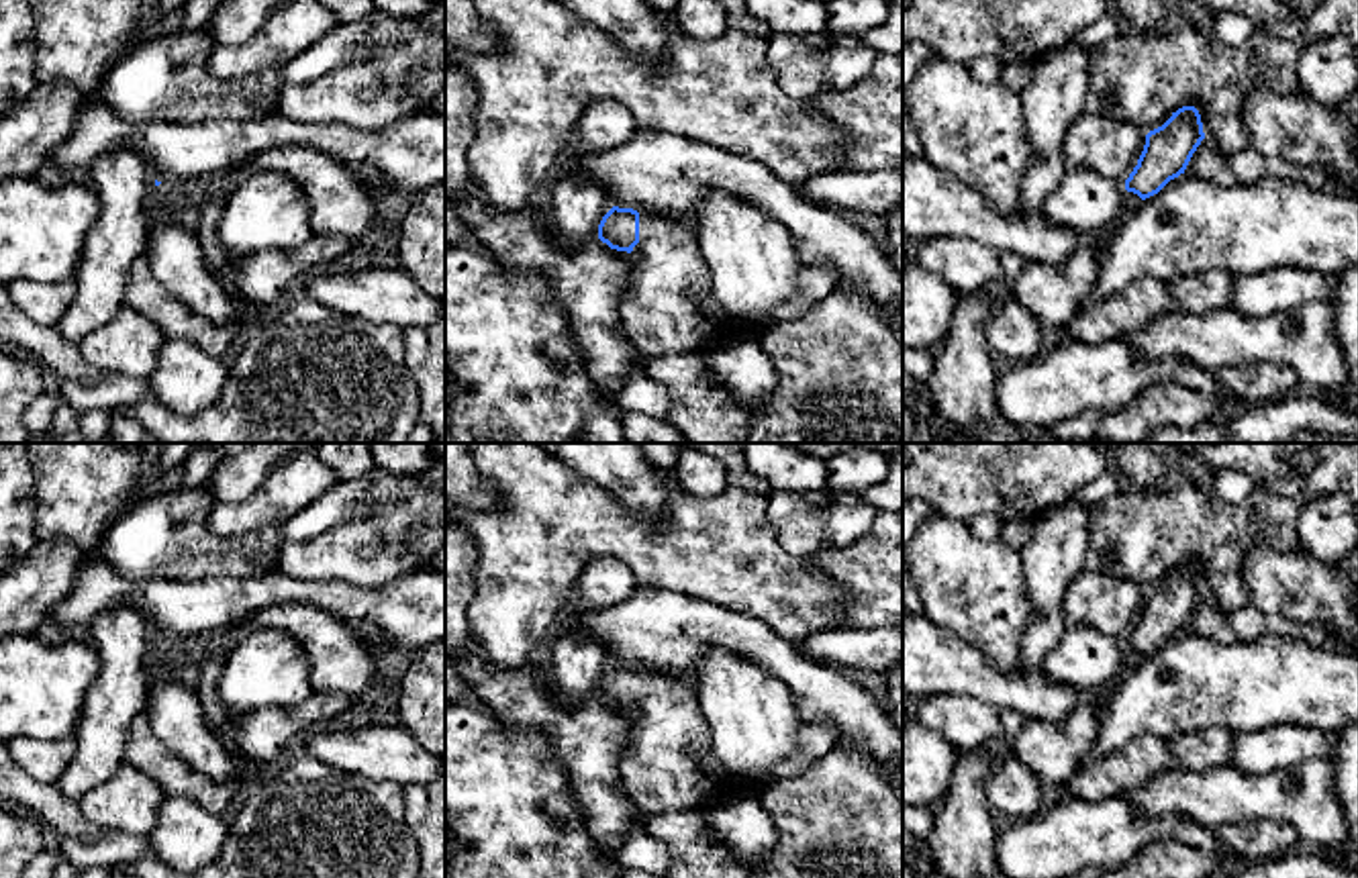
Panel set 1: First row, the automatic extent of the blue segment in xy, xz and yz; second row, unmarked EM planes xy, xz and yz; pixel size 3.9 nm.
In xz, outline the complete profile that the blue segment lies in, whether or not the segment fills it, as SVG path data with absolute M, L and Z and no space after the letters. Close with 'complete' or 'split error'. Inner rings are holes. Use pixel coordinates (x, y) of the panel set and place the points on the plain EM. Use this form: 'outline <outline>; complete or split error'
outline M613 664L598 682L598 696L631 713L621 774L645 817L702 811L725 796L762 792L717 760L688 674Z; split error

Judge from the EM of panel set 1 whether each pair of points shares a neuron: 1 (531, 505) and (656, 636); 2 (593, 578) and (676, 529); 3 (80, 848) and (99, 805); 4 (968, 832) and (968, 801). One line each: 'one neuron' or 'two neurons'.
1: two neurons
2: two neurons
3: two neurons
4: one neuron

